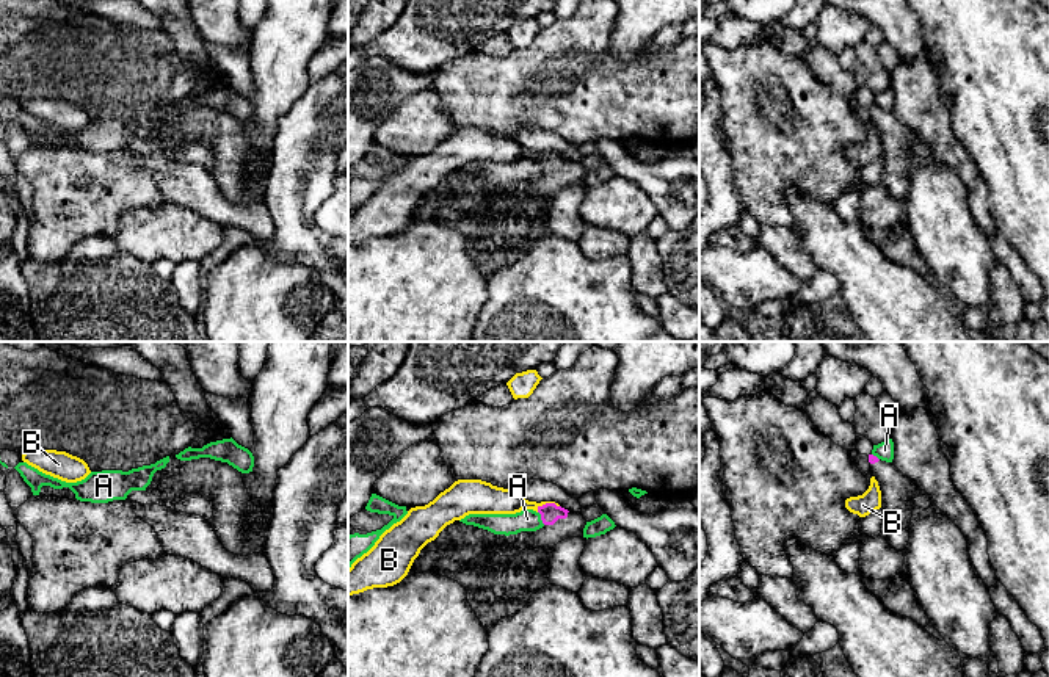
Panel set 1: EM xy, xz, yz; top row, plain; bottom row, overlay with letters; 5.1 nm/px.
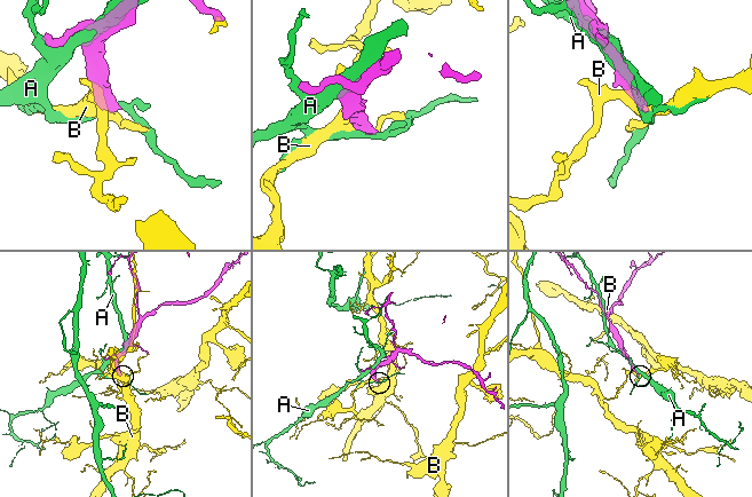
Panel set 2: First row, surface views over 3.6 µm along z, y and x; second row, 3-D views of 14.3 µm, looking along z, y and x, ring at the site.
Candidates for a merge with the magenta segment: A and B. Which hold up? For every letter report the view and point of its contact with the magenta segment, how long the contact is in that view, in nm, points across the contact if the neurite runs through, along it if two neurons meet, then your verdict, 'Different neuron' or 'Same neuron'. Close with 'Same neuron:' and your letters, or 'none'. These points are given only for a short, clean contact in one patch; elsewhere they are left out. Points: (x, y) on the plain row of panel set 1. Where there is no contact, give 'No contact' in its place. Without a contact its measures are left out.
A: Touches magenta at xz (541, 166). Shared border 80 nm. Different neuron
B: Touches magenta at xz (546, 152). Shared border 120 nm. Different neuron
Same neuron: none

